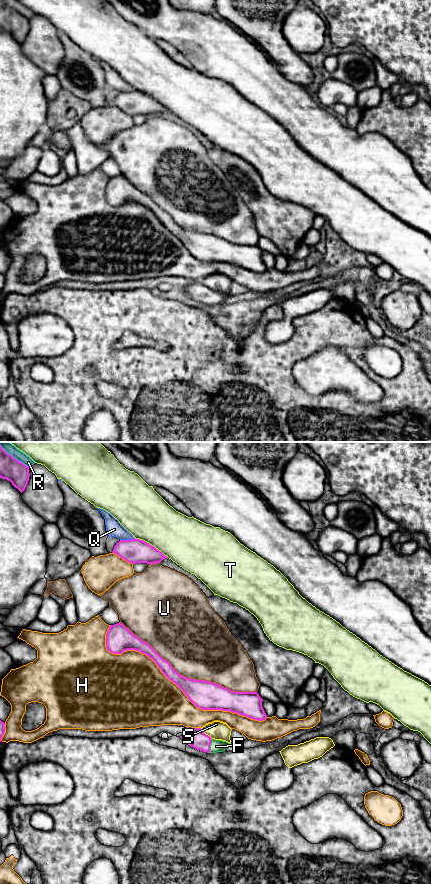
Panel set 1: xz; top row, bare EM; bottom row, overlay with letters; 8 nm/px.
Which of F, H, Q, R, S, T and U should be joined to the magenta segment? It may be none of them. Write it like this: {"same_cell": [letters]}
{"same_cell": ["F"]}

